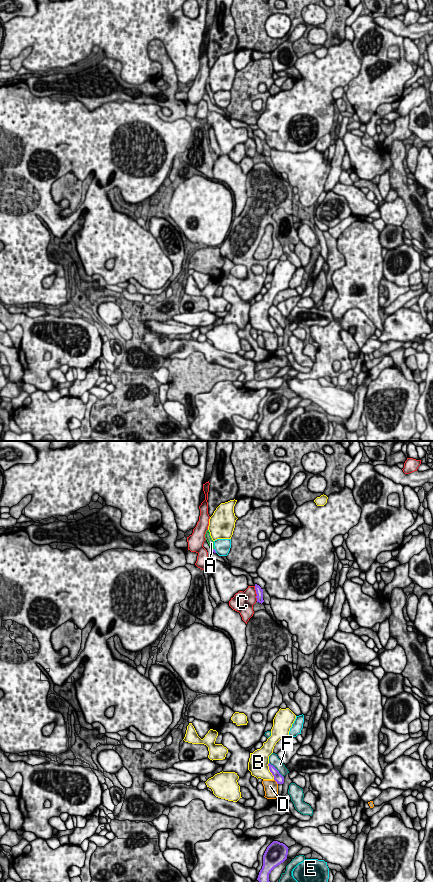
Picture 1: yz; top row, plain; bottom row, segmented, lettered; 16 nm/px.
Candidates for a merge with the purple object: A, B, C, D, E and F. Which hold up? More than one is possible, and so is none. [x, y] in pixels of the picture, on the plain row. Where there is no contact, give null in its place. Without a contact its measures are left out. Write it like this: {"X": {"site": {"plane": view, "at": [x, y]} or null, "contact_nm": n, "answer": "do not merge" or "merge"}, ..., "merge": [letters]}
{"A": {"site": {"plane": "yz", "at": [213, 101]}, "contact_nm": 60, "answer": "merge"}, "B": {"site": {"plane": "yz", "at": [270, 323]}, "contact_nm": 280, "answer": "do not merge"}, "C": {"site": {"plane": "yz", "at": [256, 145]}, "contact_nm": 240, "answer": "do not merge"}, "D": {"site": {"plane": "yz", "at": [276, 333]}, "contact_nm": 110, "answer": "do not merge"}, "E": {"site": {"plane": "yz", "at": [215, 103]}, "contact_nm": 70, "answer": "do not merge"}, "F": {"site": {"plane": "yz", "at": [277, 322]}, "contact_nm": 340, "answer": "do not merge"}, "merge": ["A"]}

